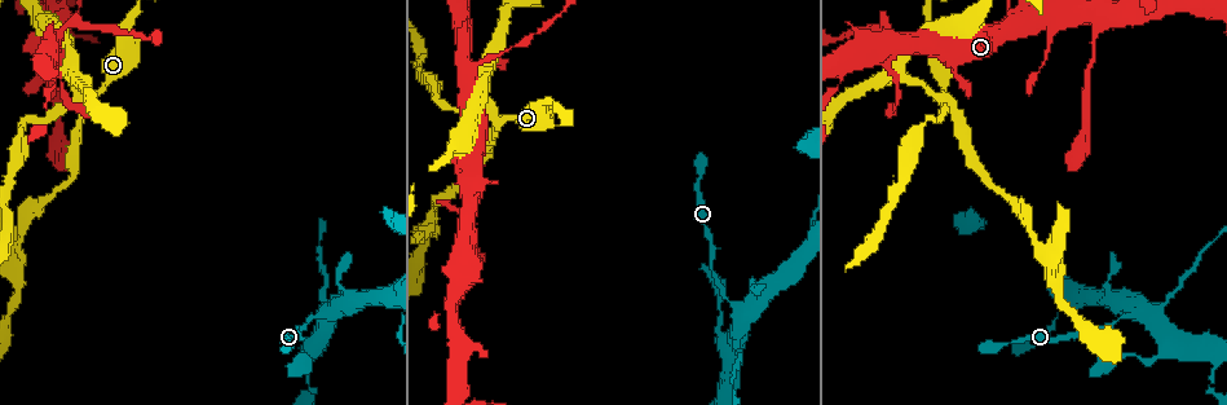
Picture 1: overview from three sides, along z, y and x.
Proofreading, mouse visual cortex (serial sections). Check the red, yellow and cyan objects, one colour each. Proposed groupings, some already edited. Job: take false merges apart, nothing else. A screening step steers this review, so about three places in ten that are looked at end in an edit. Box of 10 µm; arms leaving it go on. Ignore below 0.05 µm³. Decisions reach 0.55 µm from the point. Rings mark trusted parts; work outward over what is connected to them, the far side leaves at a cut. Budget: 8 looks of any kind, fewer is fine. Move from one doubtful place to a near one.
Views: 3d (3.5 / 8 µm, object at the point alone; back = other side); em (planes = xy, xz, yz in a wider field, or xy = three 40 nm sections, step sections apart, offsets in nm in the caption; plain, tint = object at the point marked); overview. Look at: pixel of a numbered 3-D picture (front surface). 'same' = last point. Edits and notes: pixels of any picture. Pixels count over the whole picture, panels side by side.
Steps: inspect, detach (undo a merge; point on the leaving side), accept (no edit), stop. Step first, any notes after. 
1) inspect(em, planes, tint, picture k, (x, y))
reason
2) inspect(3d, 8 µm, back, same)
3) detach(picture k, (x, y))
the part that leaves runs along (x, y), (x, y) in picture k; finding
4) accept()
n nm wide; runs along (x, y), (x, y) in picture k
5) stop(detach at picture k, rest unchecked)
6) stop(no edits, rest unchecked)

inspect(3d, 8 µm, picture 1, (329, 313))
looks like a crossing

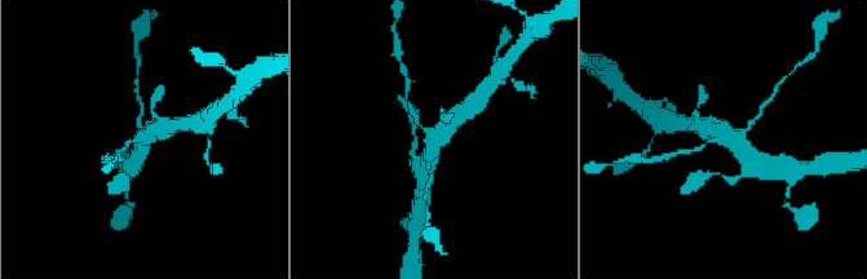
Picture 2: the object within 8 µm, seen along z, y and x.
inspect(3d, 3.5 µm, same)
zoom in

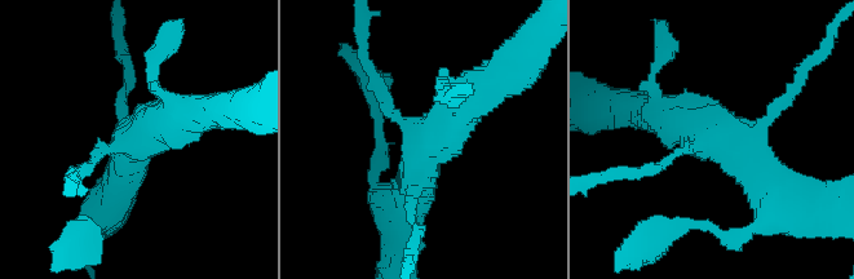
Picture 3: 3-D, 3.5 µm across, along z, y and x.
inspect(em, xy, step 1, tint, picture 3, (704, 140))
4 arms; arms of 150, 300, 500, 500 nm; now the EM

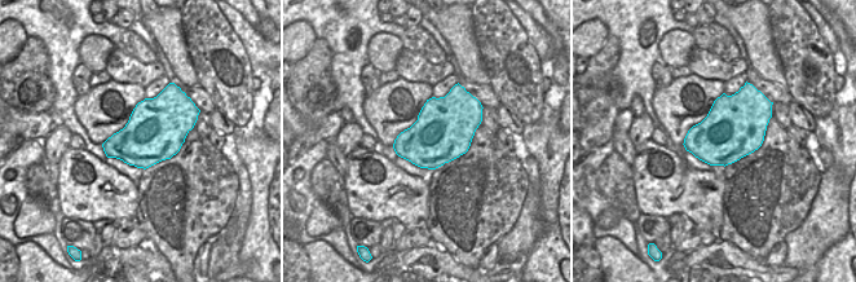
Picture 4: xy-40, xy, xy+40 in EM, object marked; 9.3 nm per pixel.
accept()
runs along (374, 74), (385, 107), (421, 133), (406, 199) in picture 3; one cell here

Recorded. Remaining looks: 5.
inspect(3d, 8 µm, back, picture 1, (499, 123))
a narrow waist

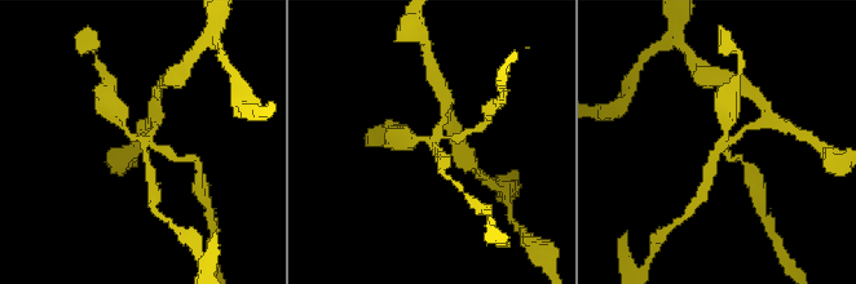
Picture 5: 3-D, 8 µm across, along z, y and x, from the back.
inspect(3d, 3.5 µm, back, same)
closer look

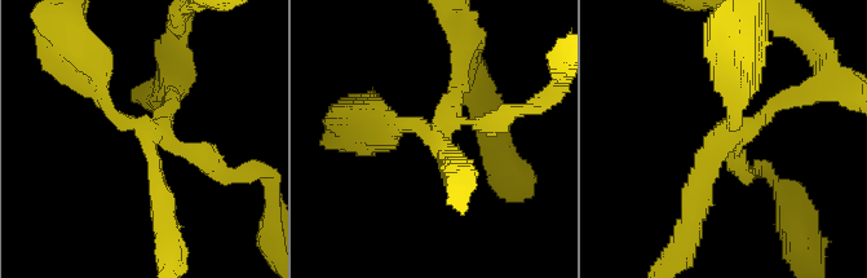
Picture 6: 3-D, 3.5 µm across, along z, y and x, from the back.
accept()
4 arms; runs along (93, 71), (105, 107), (149, 136), (164, 207) in picture 6; one cell here

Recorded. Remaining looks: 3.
inspect(3d, 3.5 µm, back, picture 1, (902, 39))
looks like a crossing

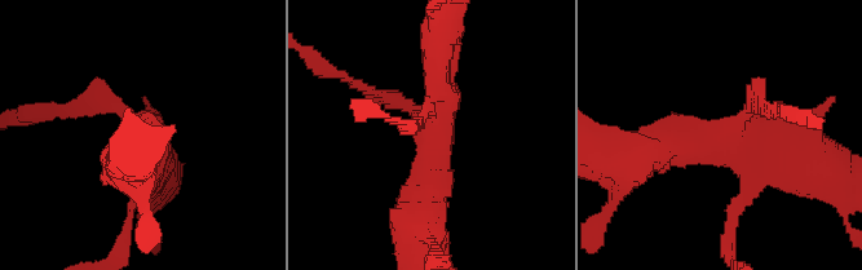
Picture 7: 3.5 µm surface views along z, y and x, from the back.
inspect(em, xy, step 2, tint, picture 7, (431, 129))

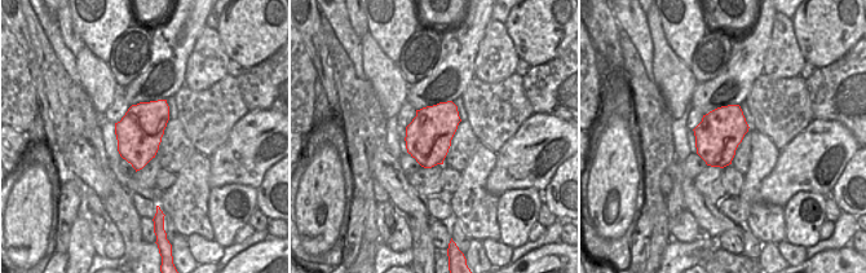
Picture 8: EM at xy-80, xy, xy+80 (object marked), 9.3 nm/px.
detach(picture 7, (761, 101))
arms of 200, 200, 400, 500 nm; two cells meet here

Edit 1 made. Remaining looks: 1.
stop(detach at picture 7, rest unchecked)

